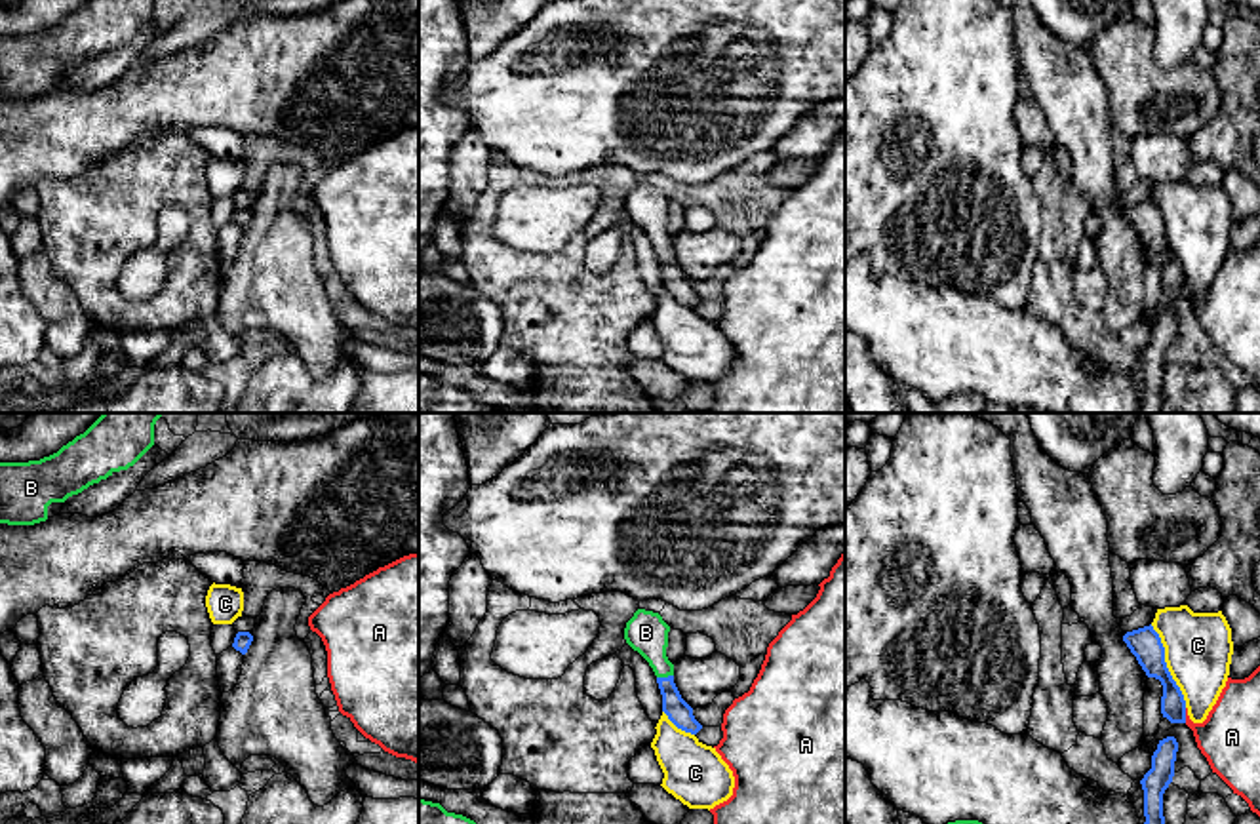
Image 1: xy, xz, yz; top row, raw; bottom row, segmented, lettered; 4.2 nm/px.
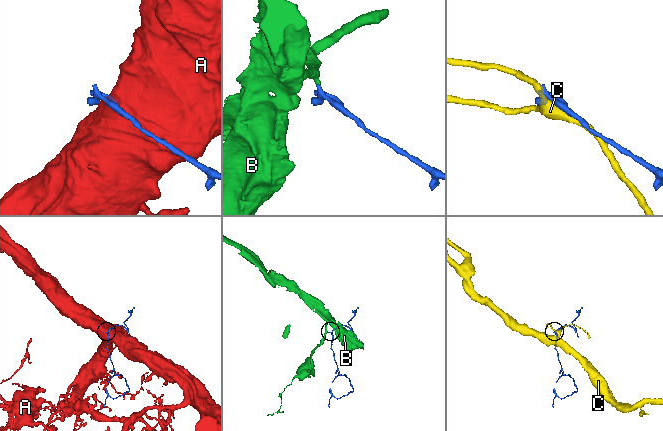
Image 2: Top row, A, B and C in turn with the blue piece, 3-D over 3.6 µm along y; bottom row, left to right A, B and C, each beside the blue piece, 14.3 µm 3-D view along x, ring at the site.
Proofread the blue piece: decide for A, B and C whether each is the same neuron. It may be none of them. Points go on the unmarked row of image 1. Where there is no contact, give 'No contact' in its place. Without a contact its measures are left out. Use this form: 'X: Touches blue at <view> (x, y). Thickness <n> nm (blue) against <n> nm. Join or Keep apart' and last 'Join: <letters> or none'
A: Touches blue at yz (1184, 290). Thickness 110 nm (blue) against 260 nm. Keep apart
B: Touches blue at xz (665, 252). Thickness 100 nm (blue) against 180 nm. Join
C: Touches blue at yz (1165, 240). Thickness 140 nm (blue) against 280 nm. Keep apart
Join: B

